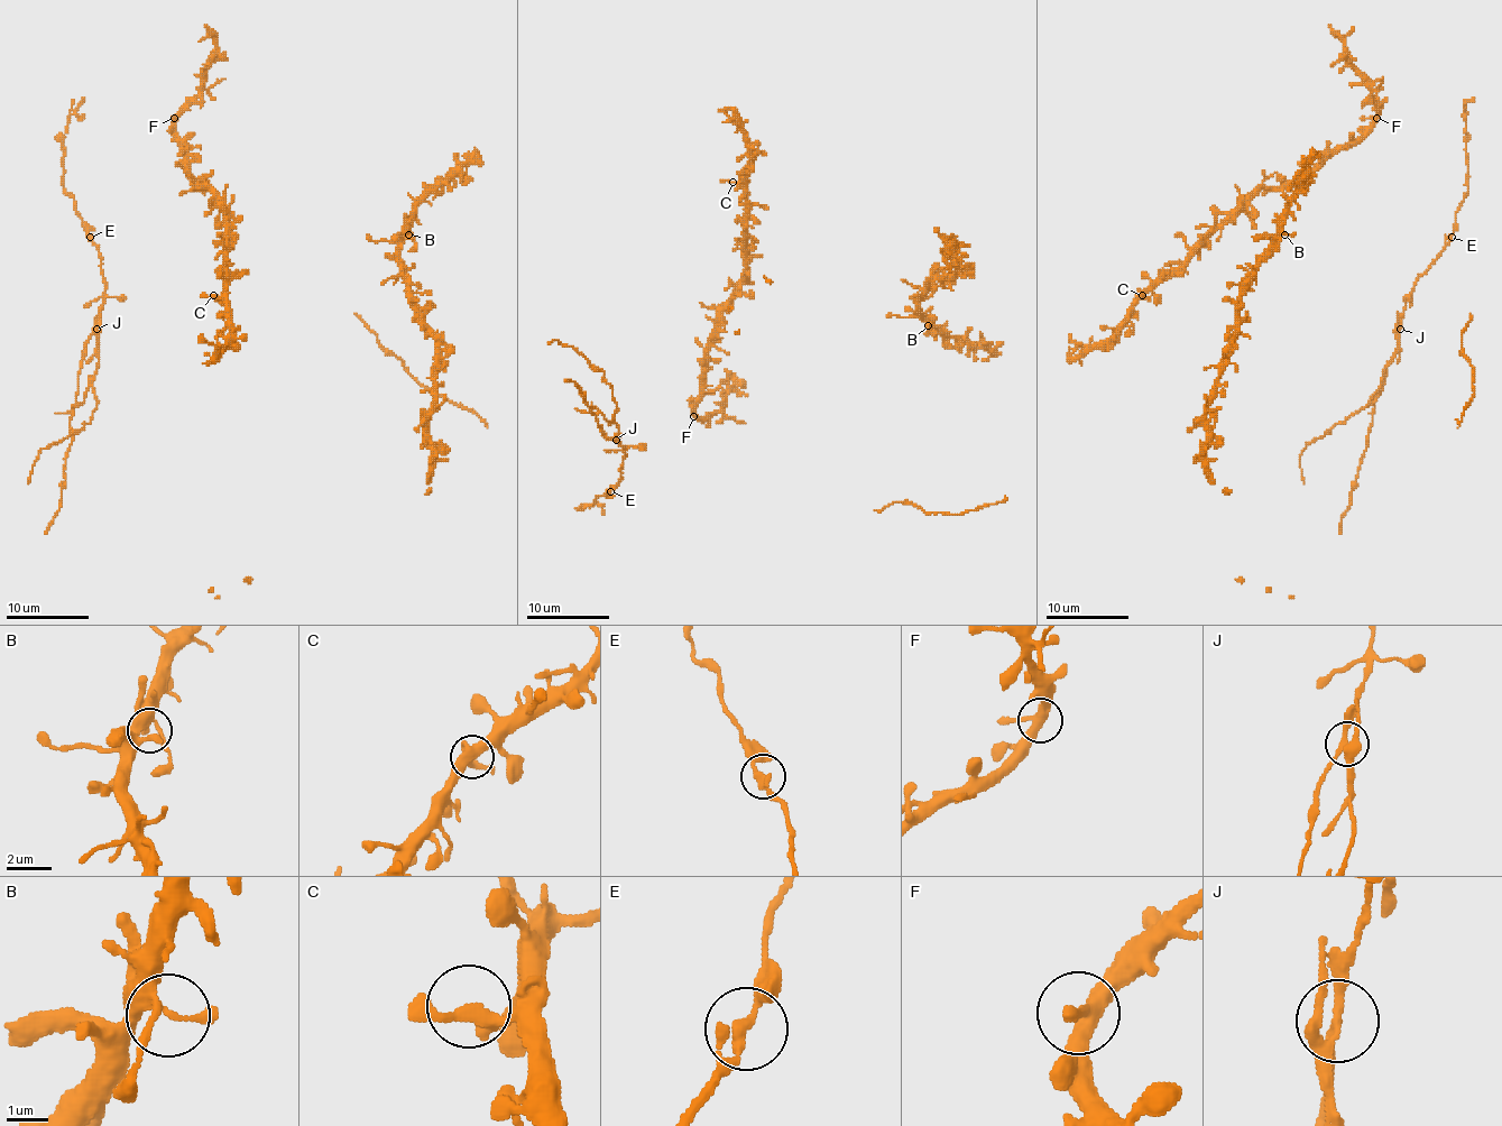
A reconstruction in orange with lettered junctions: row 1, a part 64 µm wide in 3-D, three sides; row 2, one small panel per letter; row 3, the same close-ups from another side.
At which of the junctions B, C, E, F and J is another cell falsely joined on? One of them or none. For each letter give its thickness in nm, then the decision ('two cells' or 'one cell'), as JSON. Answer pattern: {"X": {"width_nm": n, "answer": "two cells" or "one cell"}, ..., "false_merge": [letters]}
{"B": {"width_nm": 280, "answer": "one cell"}, "C": {"width_nm": 220, "answer": "one cell"}, "E": {"width_nm": 280, "answer": "one cell"}, "F": {"width_nm": 360, "answer": "one cell"}, "J": {"width_nm": 220, "answer": "two cells"}, "false_merge": ["J"]}

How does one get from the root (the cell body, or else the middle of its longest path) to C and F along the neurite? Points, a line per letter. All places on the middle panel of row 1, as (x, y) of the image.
C: (700, 400), (706, 344), (718, 330), (720, 306), (730, 296), (745, 267), (745, 186), (733, 182)
F: (700, 400), (693, 416)

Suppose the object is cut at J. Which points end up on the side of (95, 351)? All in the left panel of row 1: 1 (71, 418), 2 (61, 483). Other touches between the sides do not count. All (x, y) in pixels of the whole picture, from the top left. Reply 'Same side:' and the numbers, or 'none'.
Same side: none

